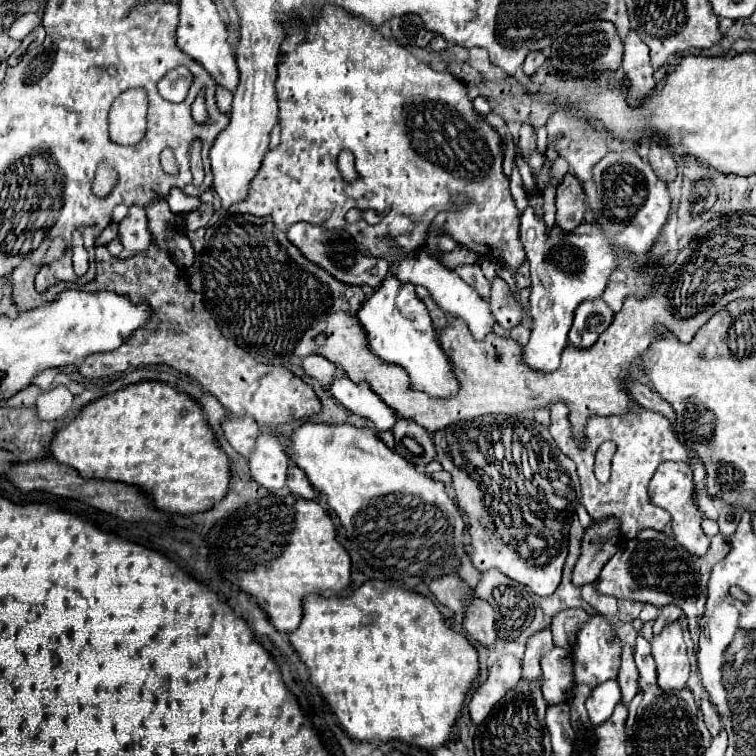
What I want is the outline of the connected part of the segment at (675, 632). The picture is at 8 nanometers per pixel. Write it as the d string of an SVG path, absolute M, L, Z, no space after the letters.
M677 621L667 625L661 635L653 637L651 651L657 663L659 687L665 691L685 687L689 677L689 657L681 635L681 625Z

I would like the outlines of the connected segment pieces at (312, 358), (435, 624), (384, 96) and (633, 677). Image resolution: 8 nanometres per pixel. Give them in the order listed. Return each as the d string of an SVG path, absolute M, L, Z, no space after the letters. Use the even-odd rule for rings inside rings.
M317 353L305 357L303 369L309 377L315 377L321 385L329 385L329 381L333 381L333 377L335 377L335 365Z
M370 580L363 583L359 589L351 591L349 597L305 597L305 613L303 613L303 621L301 625L289 635L291 645L297 649L301 661L307 665L309 669L309 679L311 683L321 691L321 695L325 697L325 701L331 705L333 713L337 716L337 721L341 723L341 727L351 739L355 741L371 741L371 743L385 743L391 739L399 739L405 743L415 743L419 747L425 747L427 751L435 751L439 747L445 747L451 739L451 731L453 725L457 723L461 709L463 709L463 701L467 699L467 691L471 691L475 687L475 681L479 677L479 663L477 663L477 651L475 647L457 631L453 631L443 615L439 613L439 609L433 605L433 601L429 597L417 595L411 589L403 587L391 587L386 581Z
M327 5L321 11L321 17L315 25L307 29L303 29L299 23L295 21L287 21L287 39L283 41L283 59L279 61L279 77L277 77L277 101L279 101L279 125L281 125L281 143L269 151L269 155L263 159L263 165L257 173L257 177L251 181L249 185L249 197L245 197L245 201L239 201L237 205L231 205L229 211L231 213L251 213L257 217L265 217L271 215L275 225L281 227L283 231L297 221L309 221L309 223L319 223L331 229L347 229L351 233L351 237L367 251L367 255L371 257L391 257L389 245L383 243L383 237L391 237L397 241L397 245L401 245L407 251L419 249L423 245L425 233L429 229L429 223L435 219L435 215L439 211L447 213L447 231L457 239L459 245L483 255L483 257L491 257L495 261L501 261L511 273L515 273L521 263L525 261L525 249L519 241L519 209L515 207L515 201L509 193L509 179L503 173L503 145L501 145L501 137L499 133L473 109L469 97L467 97L467 85L457 79L457 77L447 77L445 73L439 73L435 69L431 69L427 63L419 61L415 55L411 55L403 45L399 45L395 39L383 39L377 29L371 25L367 25L365 21L349 15L347 11ZM339 149L349 149L355 155L355 169L359 173L359 179L353 183L347 183L341 179L339 171L337 171L337 155ZM457 195L465 195L469 199L467 205L457 207L453 201ZM357 207L361 211L367 209L375 209L377 213L383 213L385 217L377 223L377 225L369 225L367 221L357 221L353 225L349 225L345 221L345 213Z
M624 645L621 654L621 667L617 676L617 683L621 687L621 701L629 705L629 701L637 695L637 667L634 662L633 648Z

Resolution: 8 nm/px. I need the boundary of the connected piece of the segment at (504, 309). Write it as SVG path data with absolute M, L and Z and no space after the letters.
M495 277L491 281L491 297L489 297L489 303L491 303L493 317L497 319L497 323L505 331L509 331L511 327L519 325L523 321L523 317L525 317L523 311L521 311L519 301L511 295L509 285L501 277Z

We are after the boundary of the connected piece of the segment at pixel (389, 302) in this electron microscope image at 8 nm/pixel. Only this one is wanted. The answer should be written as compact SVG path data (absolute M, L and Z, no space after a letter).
M391 271L385 281L375 289L371 297L365 299L361 309L357 311L359 325L365 329L367 345L373 355L377 355L385 363L401 365L407 375L411 389L423 391L431 397L453 397L459 393L459 379L449 357L443 353L437 341L437 331L431 323L429 311L423 301L417 297L415 287L411 283L401 283Z

